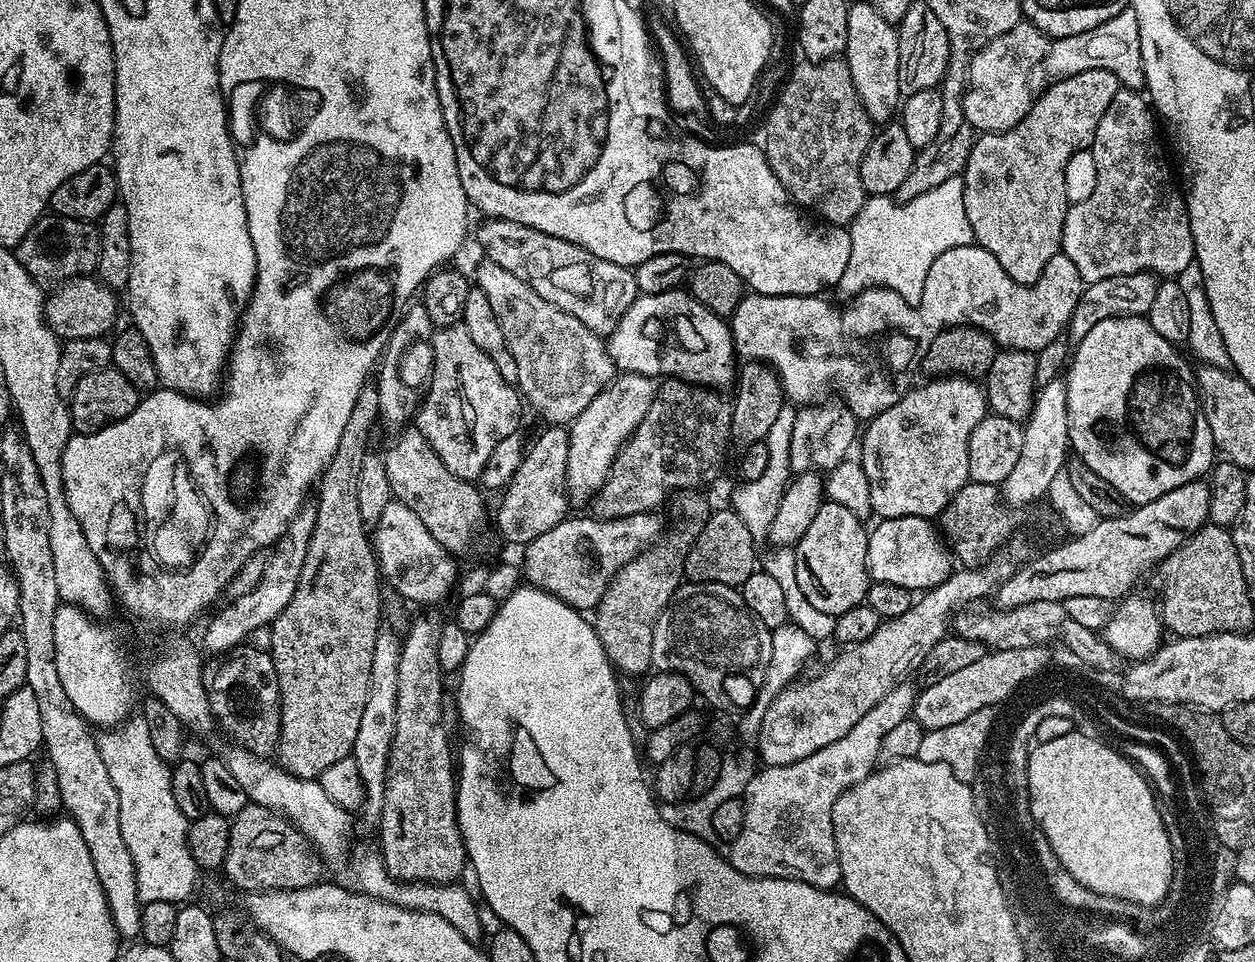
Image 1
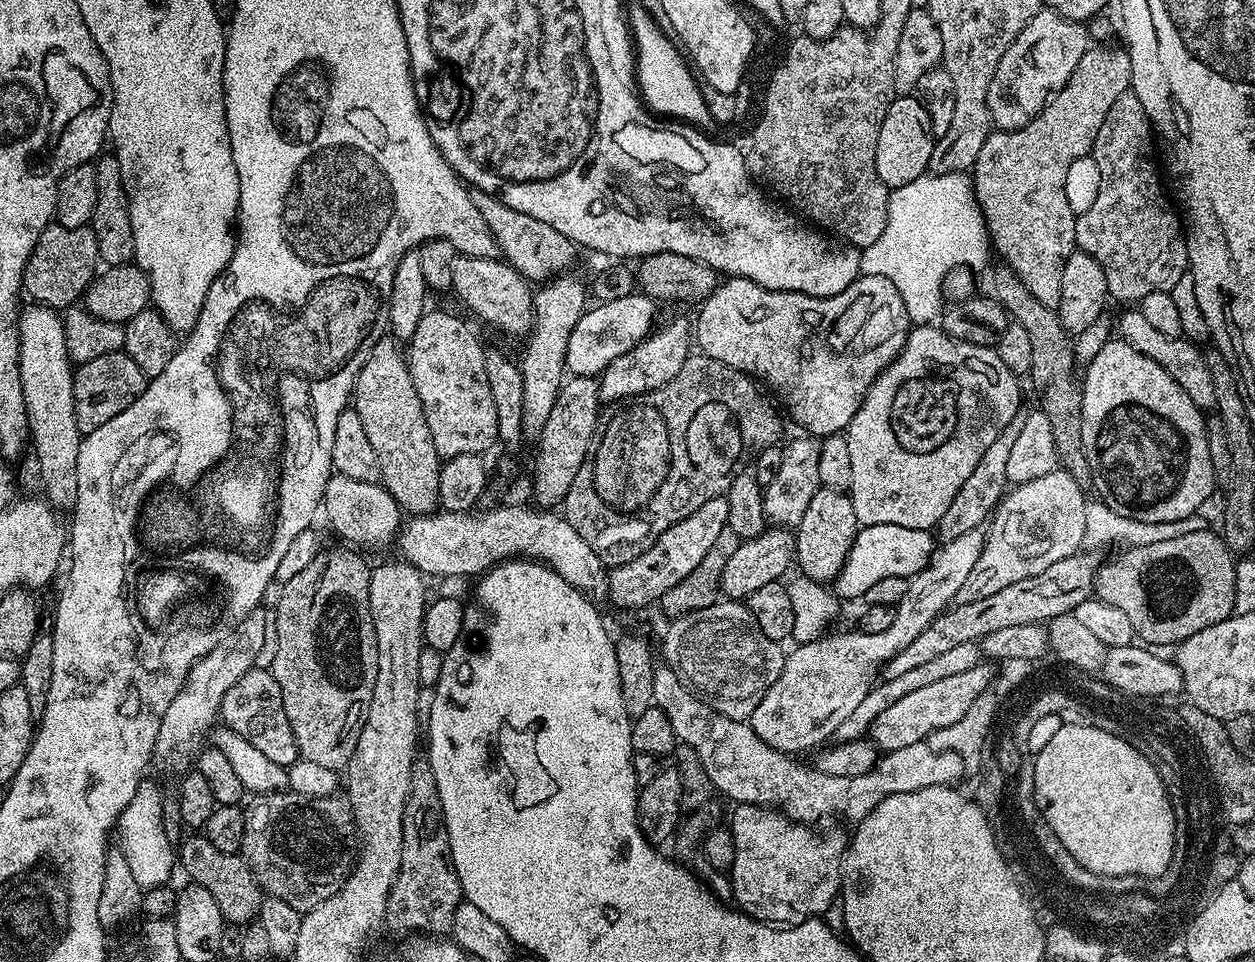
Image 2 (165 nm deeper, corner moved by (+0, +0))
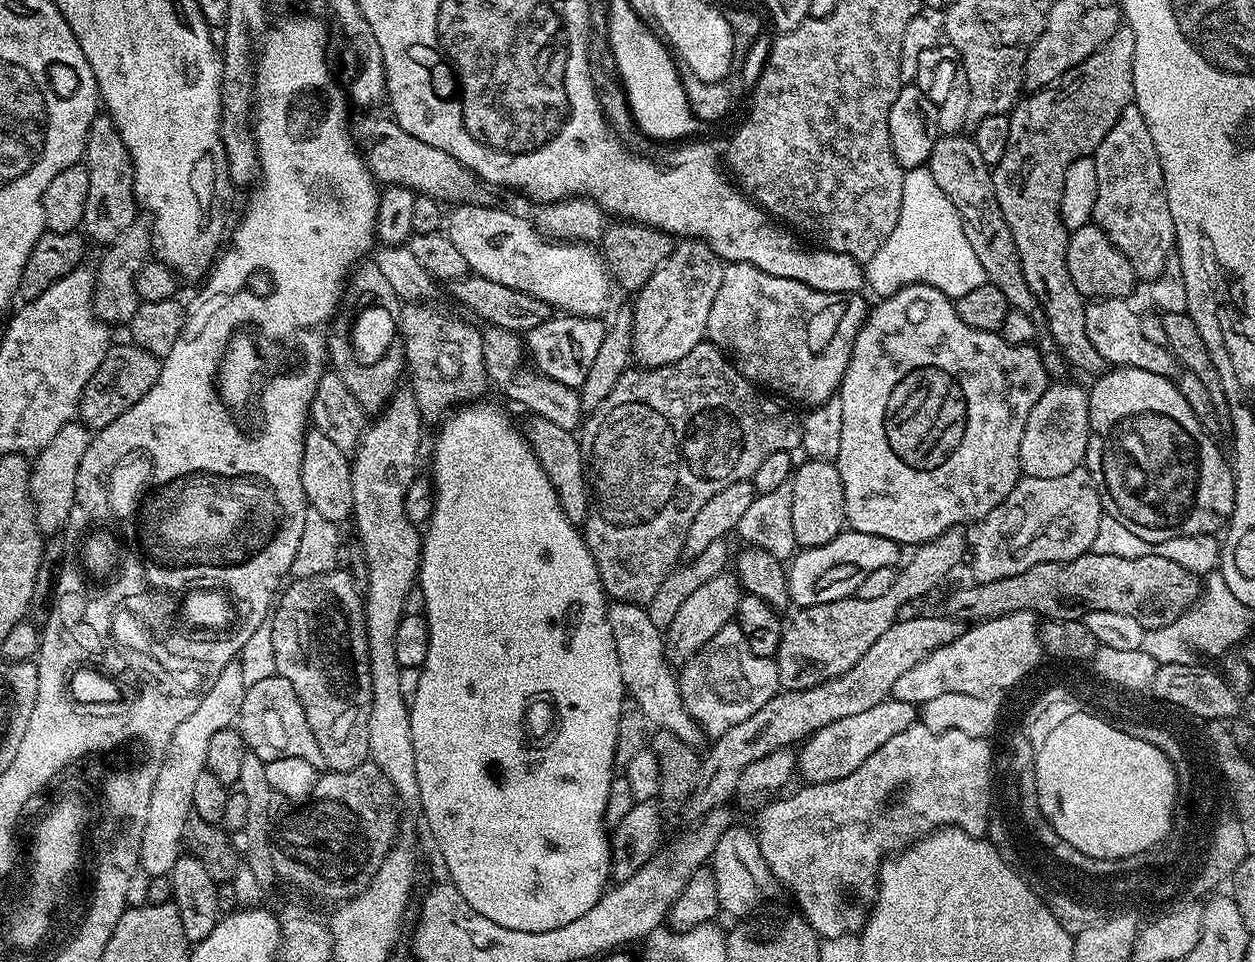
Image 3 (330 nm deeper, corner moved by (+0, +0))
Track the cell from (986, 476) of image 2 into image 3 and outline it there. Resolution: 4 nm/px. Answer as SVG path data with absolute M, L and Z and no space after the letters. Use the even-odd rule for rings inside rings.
M960 528L946 530L938 538L911 549L912 557L903 561L890 590L879 598L847 596L834 602L822 602L809 608L801 608L792 621L784 624L784 633L775 654L781 689L789 692L818 686L838 674L846 674L886 630L900 619L902 606L923 601L927 592L932 592L960 563L965 563L970 552L969 537L963 536Z

